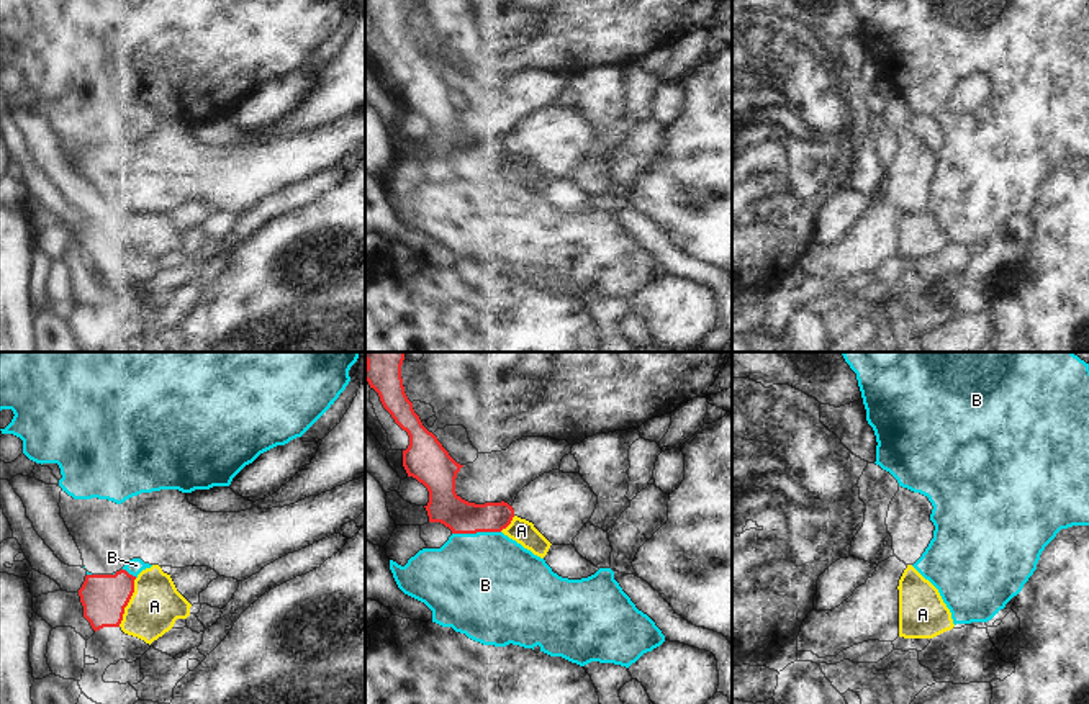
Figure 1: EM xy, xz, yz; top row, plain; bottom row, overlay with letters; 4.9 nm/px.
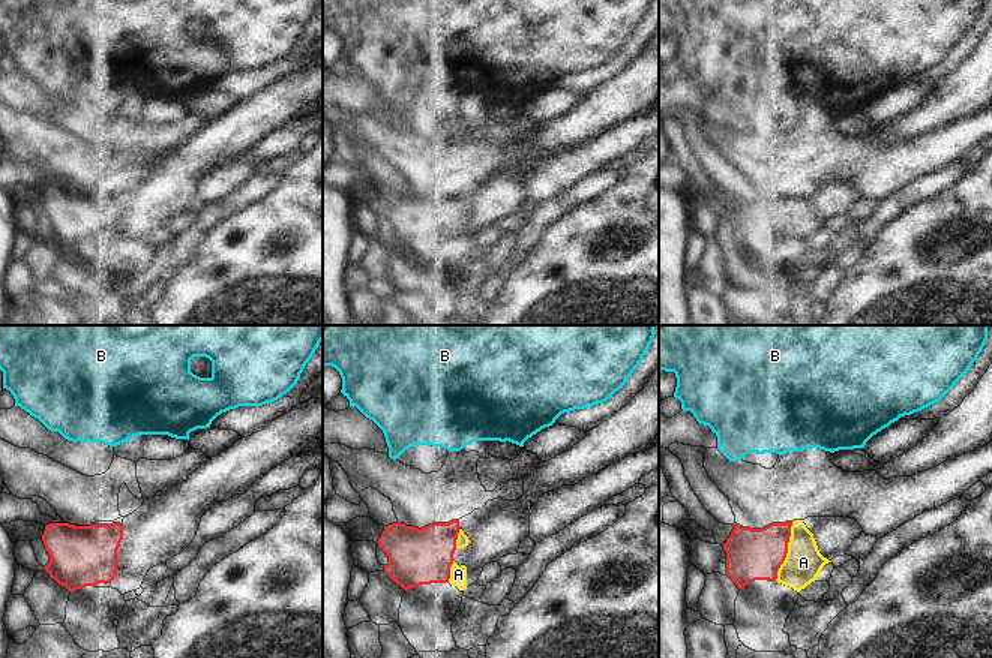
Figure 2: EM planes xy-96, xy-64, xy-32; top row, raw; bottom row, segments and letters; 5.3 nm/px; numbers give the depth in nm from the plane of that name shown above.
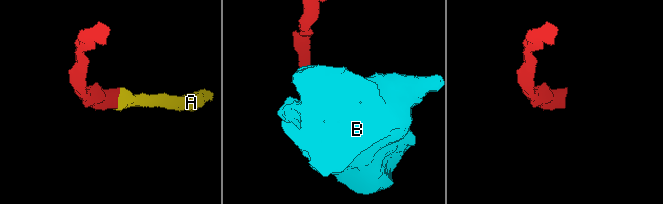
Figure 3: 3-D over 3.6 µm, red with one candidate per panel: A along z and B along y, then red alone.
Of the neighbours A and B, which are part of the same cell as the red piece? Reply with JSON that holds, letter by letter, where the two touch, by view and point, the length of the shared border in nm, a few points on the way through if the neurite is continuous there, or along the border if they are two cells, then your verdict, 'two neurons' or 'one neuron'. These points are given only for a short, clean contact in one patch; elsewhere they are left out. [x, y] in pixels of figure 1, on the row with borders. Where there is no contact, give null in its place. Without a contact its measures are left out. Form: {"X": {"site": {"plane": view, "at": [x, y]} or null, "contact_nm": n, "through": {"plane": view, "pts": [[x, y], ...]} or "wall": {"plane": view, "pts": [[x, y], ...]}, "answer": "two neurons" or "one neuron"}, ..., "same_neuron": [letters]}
{"A": {"site": {"plane": "xy", "at": [128, 601]}, "contact_nm": 260, "through": {"plane": "xy", "pts": [[103, 596], [107, 600], [128, 601], [140, 606], [154, 606]]}, "answer": "one neuron"}, "B": {"site": {"plane": "xz", "at": [475, 532]}, "contact_nm": 240, "wall": {"plane": "xz", "pts": [[500, 531], [452, 534]]}, "answer": "two neurons"}, "same_neuron": ["A"]}

